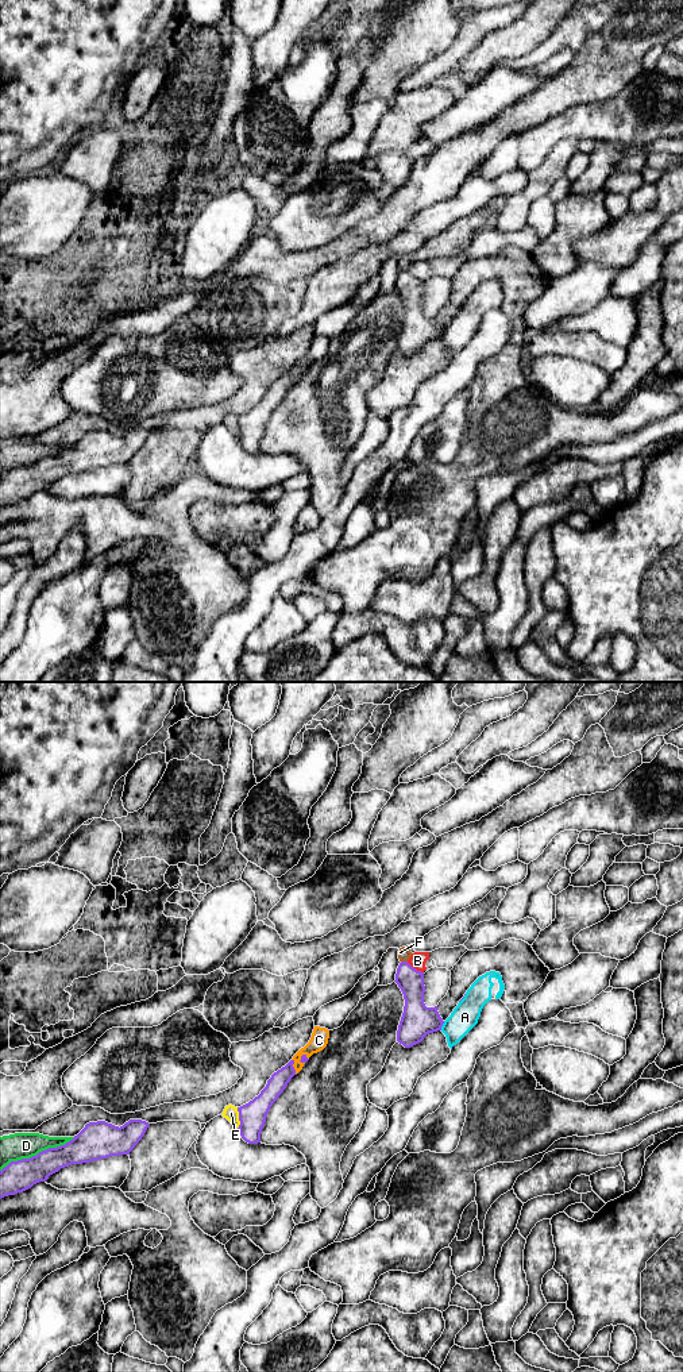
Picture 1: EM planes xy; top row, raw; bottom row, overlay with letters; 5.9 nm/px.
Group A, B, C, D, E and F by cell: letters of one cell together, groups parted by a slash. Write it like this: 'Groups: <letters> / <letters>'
Groups: A B / C / D / E / F

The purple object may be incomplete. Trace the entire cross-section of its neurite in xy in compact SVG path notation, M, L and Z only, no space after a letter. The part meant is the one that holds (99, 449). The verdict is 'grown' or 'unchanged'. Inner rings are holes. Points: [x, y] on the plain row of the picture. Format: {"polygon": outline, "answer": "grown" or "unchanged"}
{"polygon": "M130 428L123 435L105 429L89 431L73 448L30 467L11 470L0 479L0 508L31 497L61 477L111 465L130 463L144 444L148 431Z", "answer": "unchanged"}

